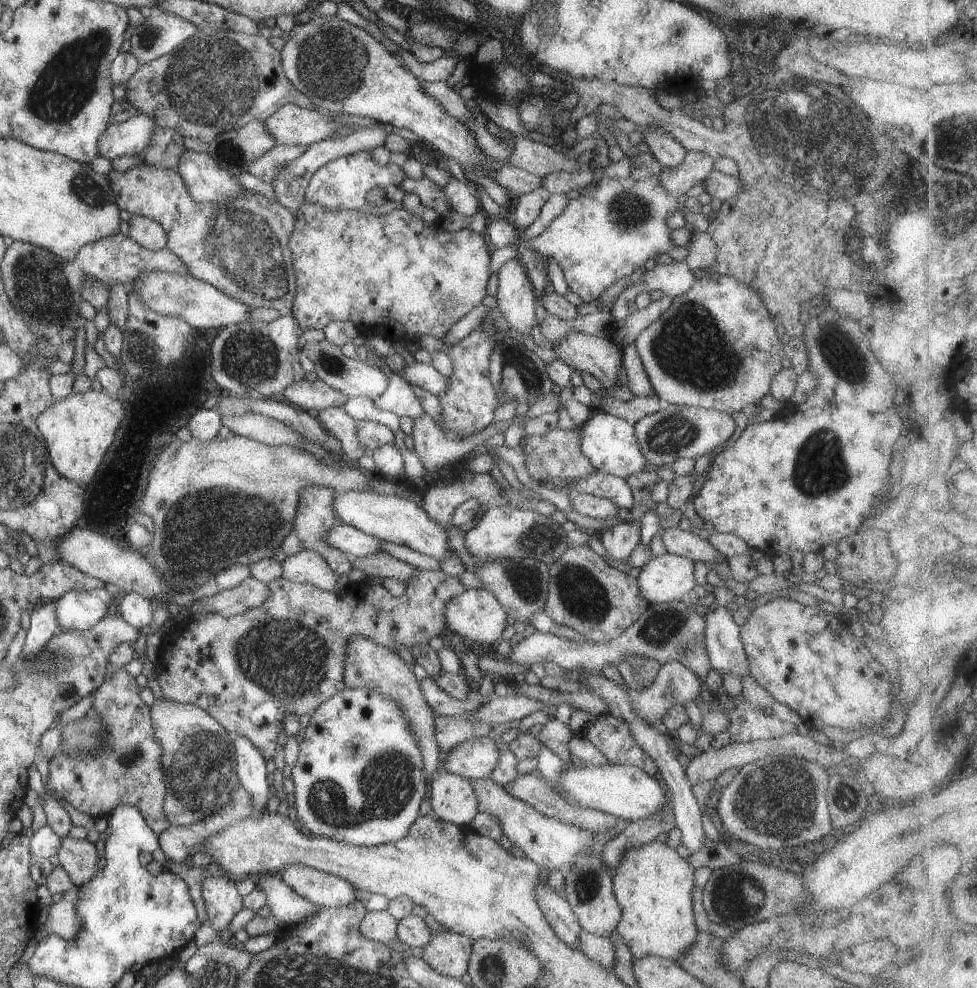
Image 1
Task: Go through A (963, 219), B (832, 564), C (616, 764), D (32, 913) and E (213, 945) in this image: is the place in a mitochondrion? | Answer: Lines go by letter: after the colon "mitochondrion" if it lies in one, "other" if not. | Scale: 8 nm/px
A: mitochondrion
B: other
C: other
D: other
E: other

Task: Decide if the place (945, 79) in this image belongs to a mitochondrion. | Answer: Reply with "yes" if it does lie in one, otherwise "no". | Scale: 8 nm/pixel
no

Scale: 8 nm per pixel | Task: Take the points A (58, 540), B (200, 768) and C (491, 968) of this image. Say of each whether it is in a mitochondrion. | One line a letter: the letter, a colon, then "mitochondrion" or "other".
A: other
B: mitochondrion
C: mitochondrion

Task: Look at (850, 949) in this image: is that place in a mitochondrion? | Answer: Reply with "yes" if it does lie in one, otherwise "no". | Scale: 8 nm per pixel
no

